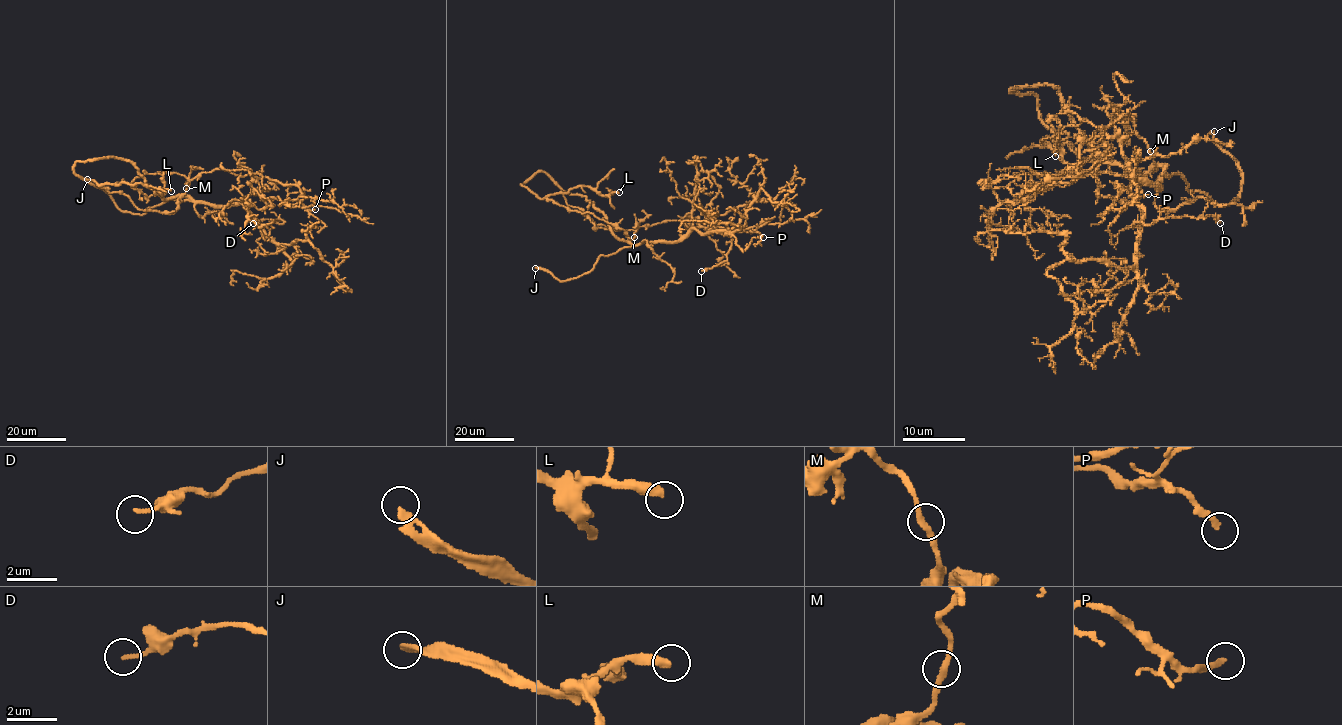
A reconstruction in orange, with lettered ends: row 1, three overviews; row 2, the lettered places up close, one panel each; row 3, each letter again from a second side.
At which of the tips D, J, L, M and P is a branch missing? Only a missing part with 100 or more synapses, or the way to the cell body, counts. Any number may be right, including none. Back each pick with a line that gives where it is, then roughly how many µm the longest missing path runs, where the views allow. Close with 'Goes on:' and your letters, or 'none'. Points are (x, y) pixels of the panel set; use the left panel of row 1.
J: Place: (87, 179). Missing length about 20 µm
L: Place: (171, 191). Missing length about 30 µm
Goes on: J, L

